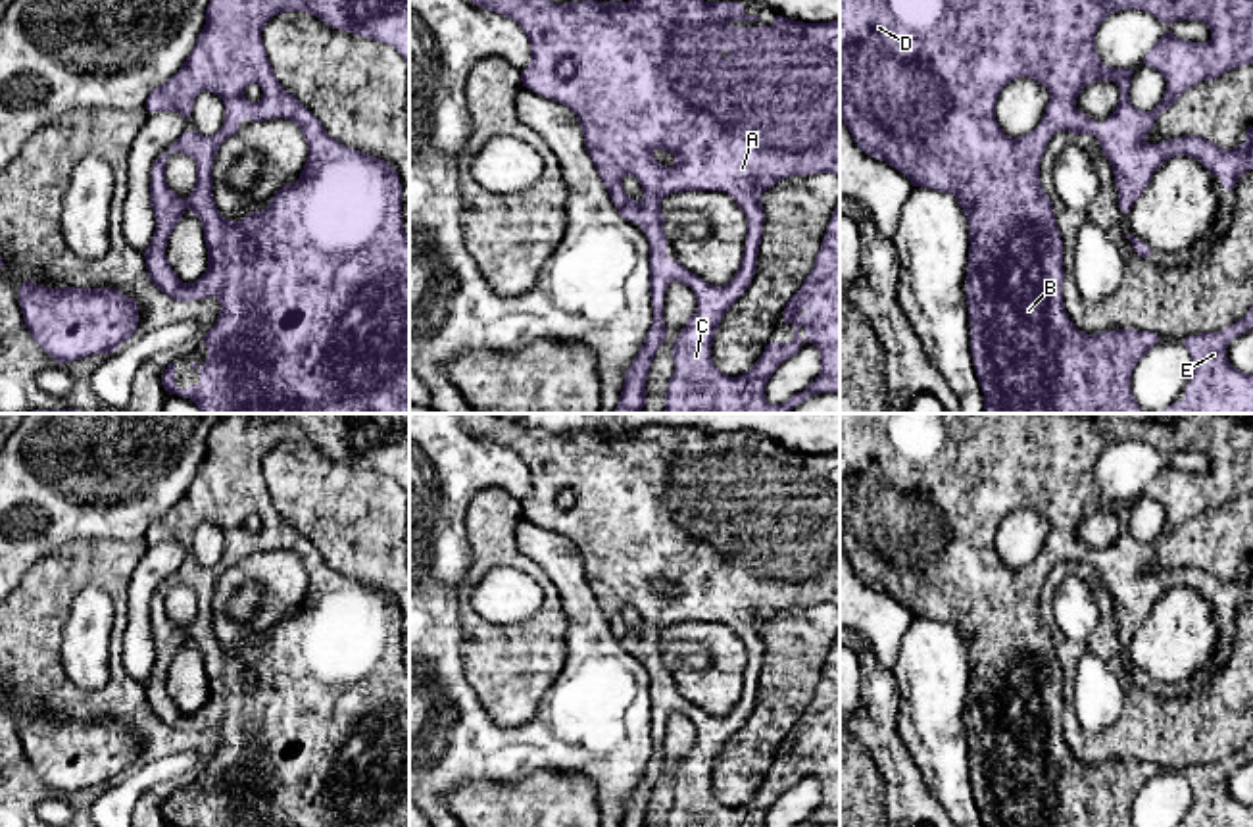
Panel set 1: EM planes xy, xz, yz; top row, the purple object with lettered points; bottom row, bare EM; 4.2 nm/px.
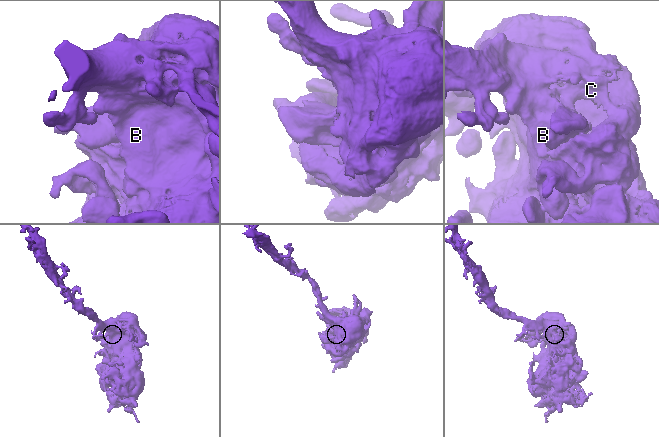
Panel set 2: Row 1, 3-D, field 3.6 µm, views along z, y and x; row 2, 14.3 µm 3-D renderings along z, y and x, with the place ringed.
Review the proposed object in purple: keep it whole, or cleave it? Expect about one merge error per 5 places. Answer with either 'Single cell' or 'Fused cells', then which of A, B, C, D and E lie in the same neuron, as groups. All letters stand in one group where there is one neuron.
Single cell. Groups: A B C D E

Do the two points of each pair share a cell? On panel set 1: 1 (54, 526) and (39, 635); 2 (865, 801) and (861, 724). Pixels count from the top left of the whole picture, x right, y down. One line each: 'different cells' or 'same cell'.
1: different cells
2: same cell

